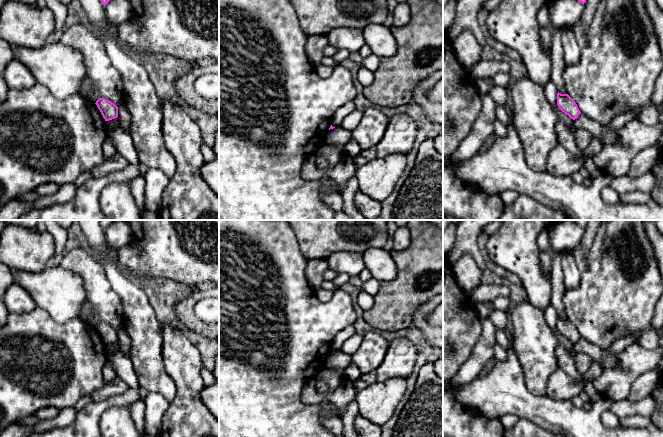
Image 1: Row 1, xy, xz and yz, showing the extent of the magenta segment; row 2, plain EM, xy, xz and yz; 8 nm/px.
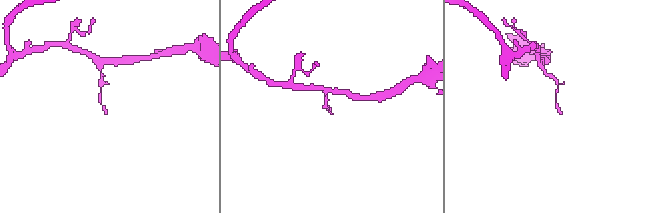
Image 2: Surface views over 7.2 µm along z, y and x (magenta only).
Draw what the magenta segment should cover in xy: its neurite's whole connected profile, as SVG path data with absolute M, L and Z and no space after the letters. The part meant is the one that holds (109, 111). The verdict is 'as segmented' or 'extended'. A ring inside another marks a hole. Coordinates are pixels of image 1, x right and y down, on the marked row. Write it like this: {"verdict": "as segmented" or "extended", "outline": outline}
{"verdict": "as segmented", "outline": "M99 98L95 103L100 110L105 121L109 121L118 117L118 107L105 98Z"}

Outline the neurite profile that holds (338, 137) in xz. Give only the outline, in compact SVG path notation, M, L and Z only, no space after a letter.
M338 126L327 132L324 141L338 149L342 149L351 137L350 131Z

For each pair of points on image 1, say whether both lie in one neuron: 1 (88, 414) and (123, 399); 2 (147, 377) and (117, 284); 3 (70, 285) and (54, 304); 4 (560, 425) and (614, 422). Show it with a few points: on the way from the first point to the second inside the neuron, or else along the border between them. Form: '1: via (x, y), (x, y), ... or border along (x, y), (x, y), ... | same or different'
1: via (97, 409), (114, 401) | same
2: via (146, 354), (146, 337), (136, 307) | same
3: via (65, 290), (59, 299) | same
4: border along (609, 409), (600, 417), (605, 426) | different

